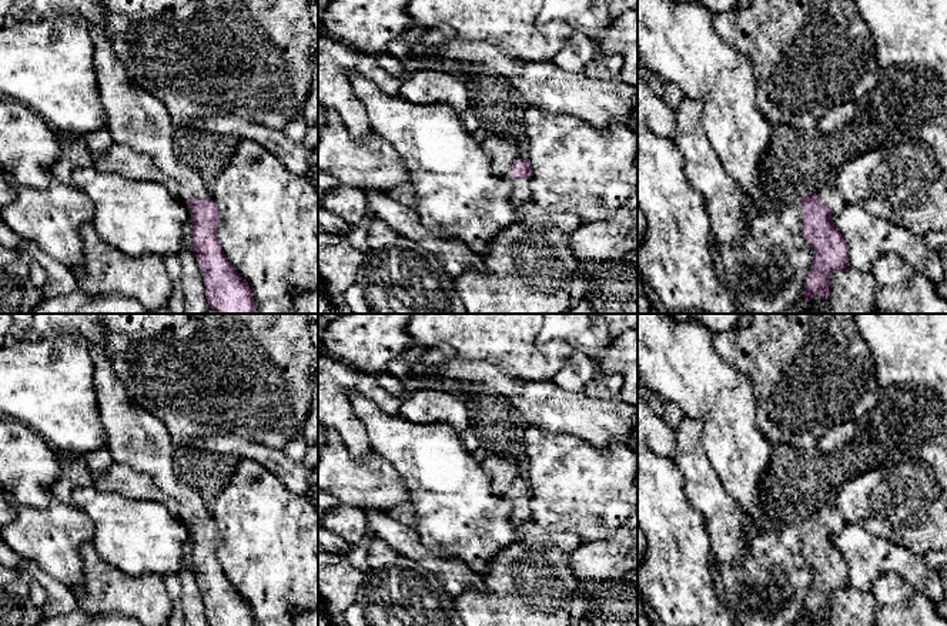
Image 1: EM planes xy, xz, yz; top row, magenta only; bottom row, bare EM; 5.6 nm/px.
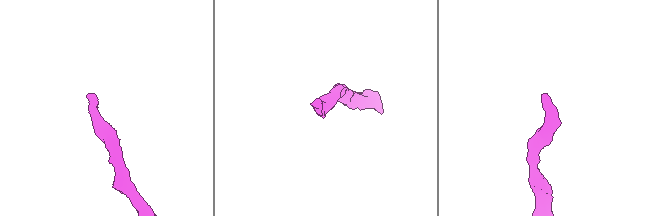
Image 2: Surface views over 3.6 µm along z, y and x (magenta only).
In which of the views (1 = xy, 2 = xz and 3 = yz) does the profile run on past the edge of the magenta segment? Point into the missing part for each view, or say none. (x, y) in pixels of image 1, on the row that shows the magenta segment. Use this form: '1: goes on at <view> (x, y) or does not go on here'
1: goes on at xy (134, 117)
2: goes on at xz (521, 187)
3: goes on at yz (830, 196)

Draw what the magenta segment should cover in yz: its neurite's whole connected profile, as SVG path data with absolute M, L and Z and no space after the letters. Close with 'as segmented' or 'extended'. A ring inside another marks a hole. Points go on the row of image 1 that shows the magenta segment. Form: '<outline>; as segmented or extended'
M821 184L812 194L799 200L802 235L814 250L803 298L829 297L829 278L840 270L849 268L847 242L831 221L847 202L836 184Z; extended

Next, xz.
M525 155L503 175L503 180L512 185L511 201L515 205L531 200L531 177L531 165Z; extended

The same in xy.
M34 0L41 19L80 14L94 44L94 68L106 128L113 141L150 155L178 184L193 221L191 248L205 287L208 308L218 314L254 314L248 282L227 260L218 240L218 210L201 175L177 160L175 128L165 106L143 88L116 56L104 33L101 0Z; extended

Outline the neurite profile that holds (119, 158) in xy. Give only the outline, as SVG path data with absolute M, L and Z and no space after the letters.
M113 143L103 154L93 158L93 167L101 173L117 173L128 180L158 183L173 195L181 197L178 184L168 177L150 155Z

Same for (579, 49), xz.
M573 31L566 44L551 61L563 70L583 73L585 66L592 61L596 54L595 41L579 31Z

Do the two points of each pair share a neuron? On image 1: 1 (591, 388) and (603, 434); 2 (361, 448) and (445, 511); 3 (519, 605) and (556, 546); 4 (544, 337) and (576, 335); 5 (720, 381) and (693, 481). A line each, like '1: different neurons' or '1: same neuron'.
1: different neurons
2: different neurons
3: same neuron
4: same neuron
5: different neurons

